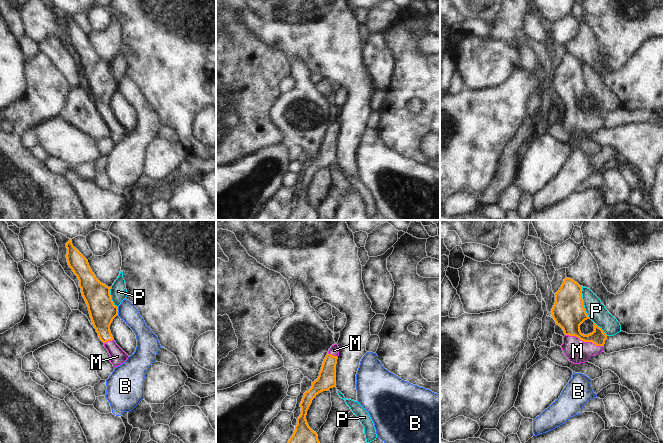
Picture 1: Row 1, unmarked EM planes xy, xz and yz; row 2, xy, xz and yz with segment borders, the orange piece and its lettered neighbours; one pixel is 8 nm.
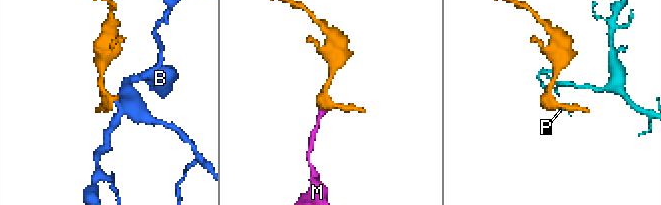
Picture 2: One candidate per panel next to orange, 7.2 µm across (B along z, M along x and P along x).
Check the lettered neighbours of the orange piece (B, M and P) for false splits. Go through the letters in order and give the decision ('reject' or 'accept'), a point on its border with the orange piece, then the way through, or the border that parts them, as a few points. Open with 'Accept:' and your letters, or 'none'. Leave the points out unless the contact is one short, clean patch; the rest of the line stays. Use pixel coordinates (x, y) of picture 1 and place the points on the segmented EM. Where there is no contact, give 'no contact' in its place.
Accept: M
B: reject | xy (117, 311) | along xy (117, 307), (118, 314)
M: accept | yz (584, 341) | across yz (569, 314), (571, 328), (584, 341), (577, 351)
P: reject | yz (582, 302)

